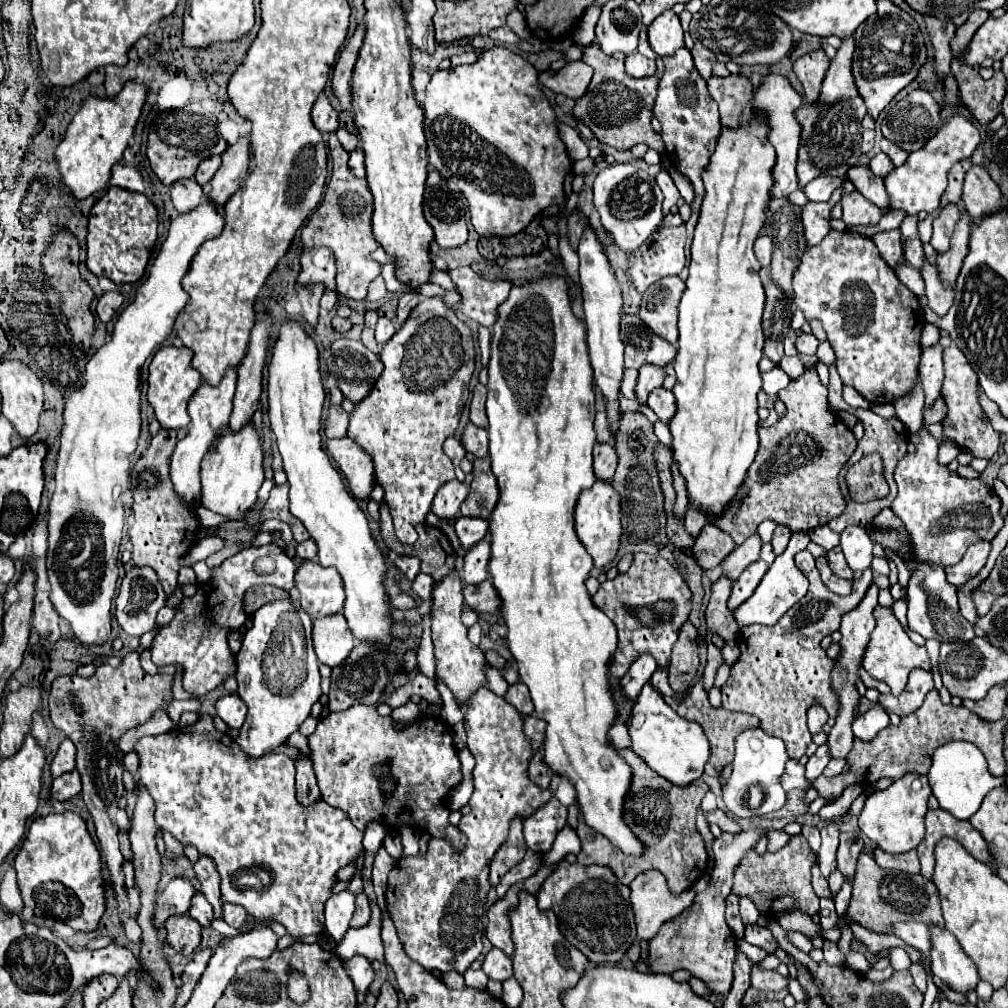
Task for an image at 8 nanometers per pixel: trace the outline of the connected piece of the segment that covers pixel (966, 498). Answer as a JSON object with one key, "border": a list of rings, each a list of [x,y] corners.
{"border":[[[919,430],[921,444],[913,454],[905,454],[895,470],[895,482],[899,494],[891,504],[891,510],[905,522],[905,528],[913,542],[913,556],[917,562],[931,562],[939,566],[951,566],[961,560],[969,544],[977,540],[993,540],[1003,526],[1001,504],[993,500],[989,486],[979,480],[965,480],[957,472],[949,472],[947,466],[937,464],[939,442]]]}

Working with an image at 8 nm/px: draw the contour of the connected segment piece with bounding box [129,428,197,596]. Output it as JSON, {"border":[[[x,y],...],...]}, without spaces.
{"border":[[[187,428],[181,430],[161,430],[145,450],[145,454],[133,466],[133,526],[129,530],[133,542],[133,562],[137,566],[153,566],[161,584],[169,594],[173,594],[177,586],[179,574],[179,558],[189,552],[189,548],[197,542],[197,520],[189,506],[183,506],[169,480],[169,458],[175,450],[175,444],[187,434]]]}

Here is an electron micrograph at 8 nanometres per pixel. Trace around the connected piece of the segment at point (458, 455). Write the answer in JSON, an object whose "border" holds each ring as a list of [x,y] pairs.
{"border":[[[447,438],[445,440],[445,454],[453,460],[453,466],[455,466],[455,474],[457,474],[457,478],[459,480],[465,480],[465,474],[461,472],[461,468],[459,468],[459,462],[463,460],[463,456],[465,456],[465,448],[463,448],[463,444],[461,444],[461,440],[459,438]]]}

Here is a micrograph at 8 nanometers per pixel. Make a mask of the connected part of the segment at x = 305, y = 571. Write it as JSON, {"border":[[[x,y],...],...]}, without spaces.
{"border":[[[303,562],[295,576],[299,604],[311,618],[331,616],[343,608],[345,592],[337,570],[323,568],[317,562]]]}

